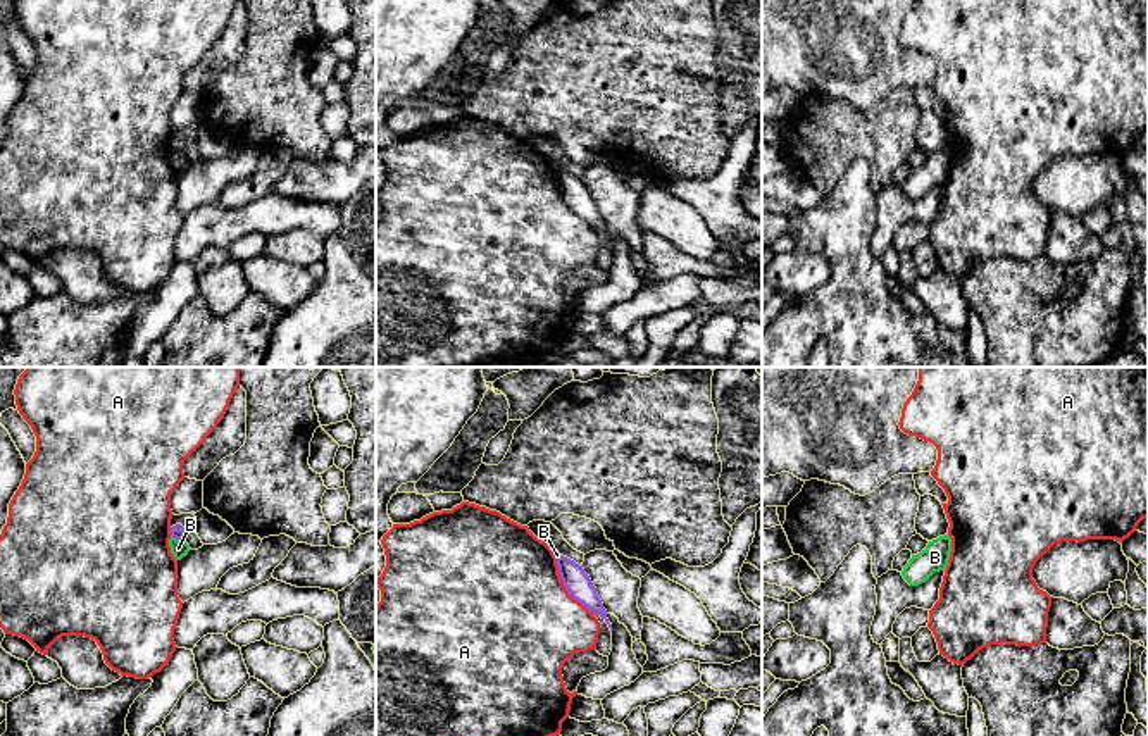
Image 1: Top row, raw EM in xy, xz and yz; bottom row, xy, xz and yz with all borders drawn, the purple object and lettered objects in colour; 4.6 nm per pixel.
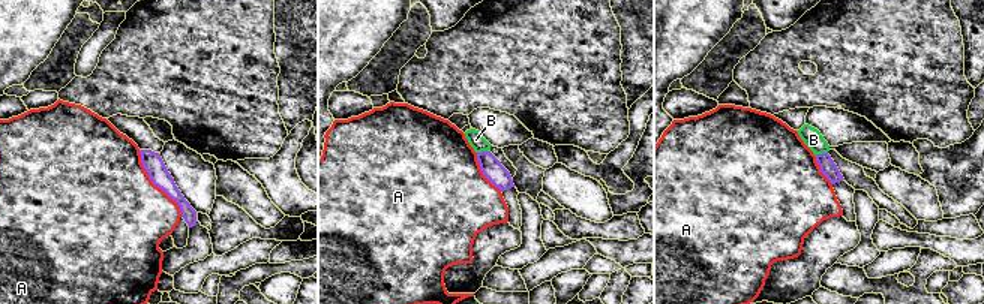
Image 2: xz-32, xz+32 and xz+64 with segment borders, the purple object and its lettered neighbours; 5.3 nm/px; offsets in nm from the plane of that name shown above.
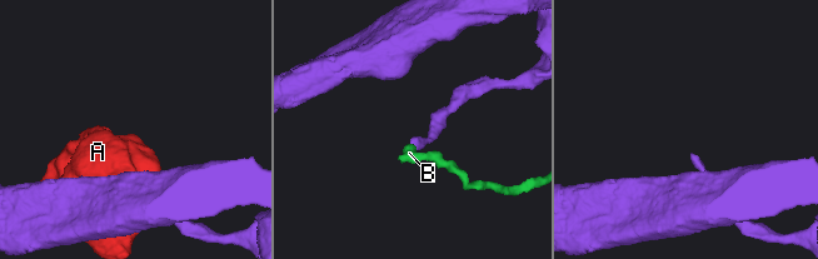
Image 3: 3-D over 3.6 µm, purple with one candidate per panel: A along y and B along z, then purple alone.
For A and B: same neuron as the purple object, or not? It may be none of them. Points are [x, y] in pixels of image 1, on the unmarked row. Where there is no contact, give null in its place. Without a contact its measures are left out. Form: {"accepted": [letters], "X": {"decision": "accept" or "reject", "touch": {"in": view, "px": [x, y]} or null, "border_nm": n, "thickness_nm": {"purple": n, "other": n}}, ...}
{"accepted": [], "A": {"decision": "reject", "touch": {"in": "xz", "px": [566, 202]}, "border_nm": 320, "thickness_nm": {"purple": 120, "other": 500}}, "B": {"decision": "reject", "touch": {"in": "xy", "px": [178, 152]}, "border_nm": 80, "thickness_nm": {"purple": 60, "other": 80}}}

